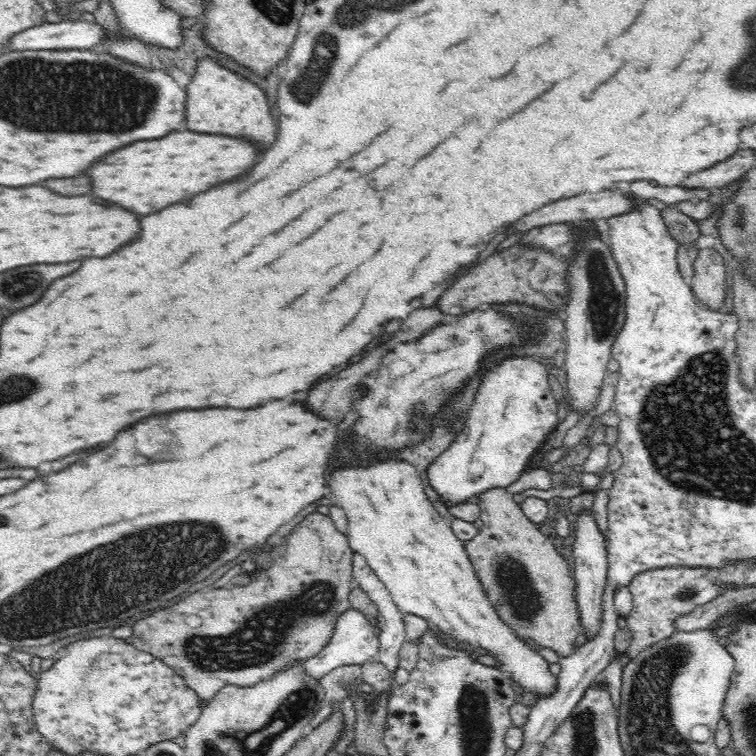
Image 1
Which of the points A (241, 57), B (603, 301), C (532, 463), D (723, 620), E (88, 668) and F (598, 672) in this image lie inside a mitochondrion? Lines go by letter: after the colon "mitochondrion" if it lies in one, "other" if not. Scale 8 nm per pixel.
A: other
B: mitochondrion
C: other
D: other
E: mitochondrion
F: other

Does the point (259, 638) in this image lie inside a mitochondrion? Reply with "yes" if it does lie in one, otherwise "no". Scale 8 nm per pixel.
yes

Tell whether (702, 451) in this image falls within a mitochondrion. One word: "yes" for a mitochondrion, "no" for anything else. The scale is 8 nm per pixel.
yes

